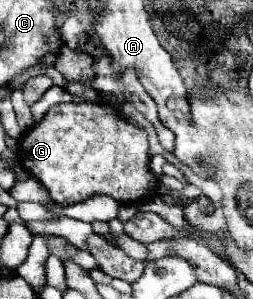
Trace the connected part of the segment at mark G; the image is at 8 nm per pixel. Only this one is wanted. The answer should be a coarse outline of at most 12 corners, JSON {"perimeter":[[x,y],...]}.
{"perimeter":[[61,103],[21,137],[57,205],[153,197],[147,133]]}

